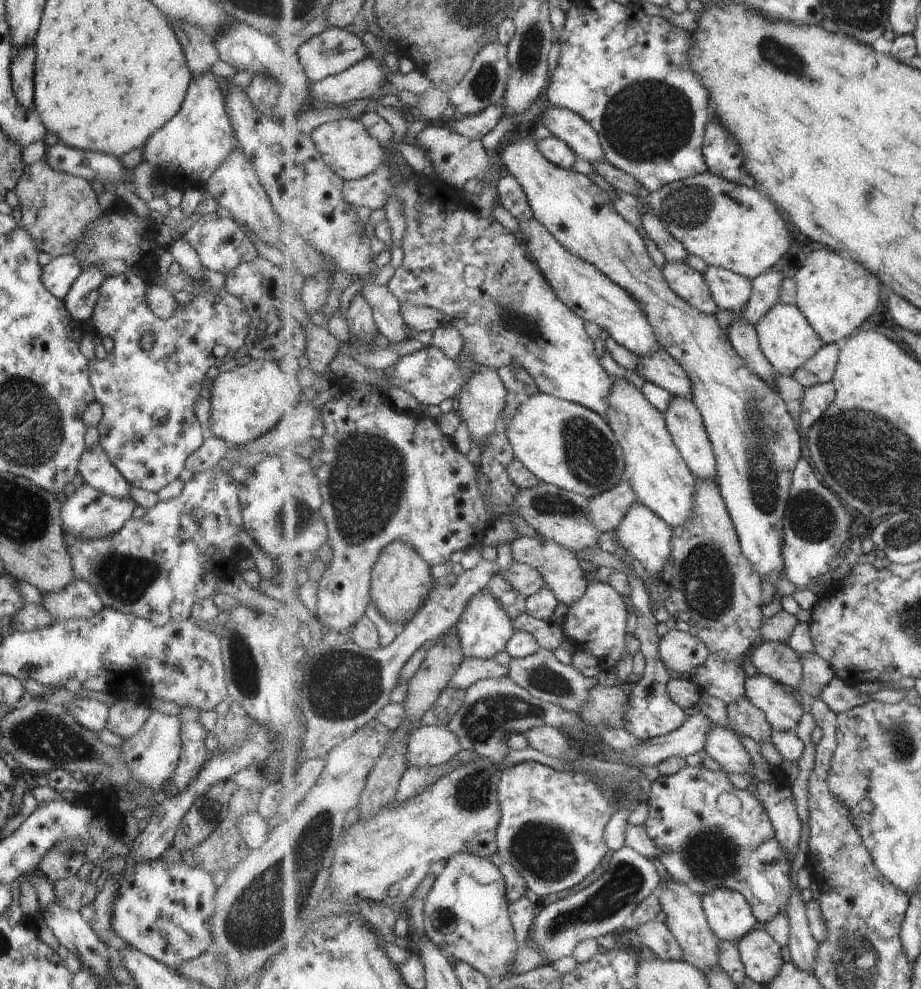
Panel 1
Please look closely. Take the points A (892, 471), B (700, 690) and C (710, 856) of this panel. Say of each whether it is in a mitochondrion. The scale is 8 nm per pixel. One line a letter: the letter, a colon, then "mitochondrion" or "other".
A: mitochondrion
B: other
C: mitochondrion

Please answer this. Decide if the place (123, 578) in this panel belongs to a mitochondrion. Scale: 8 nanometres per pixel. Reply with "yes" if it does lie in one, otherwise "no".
yes

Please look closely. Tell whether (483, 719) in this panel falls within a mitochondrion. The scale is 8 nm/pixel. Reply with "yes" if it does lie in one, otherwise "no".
yes

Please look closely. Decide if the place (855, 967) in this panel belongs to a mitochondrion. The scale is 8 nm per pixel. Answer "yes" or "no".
yes

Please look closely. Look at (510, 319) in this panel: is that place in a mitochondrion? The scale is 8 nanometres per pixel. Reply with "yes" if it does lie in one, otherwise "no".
yes

